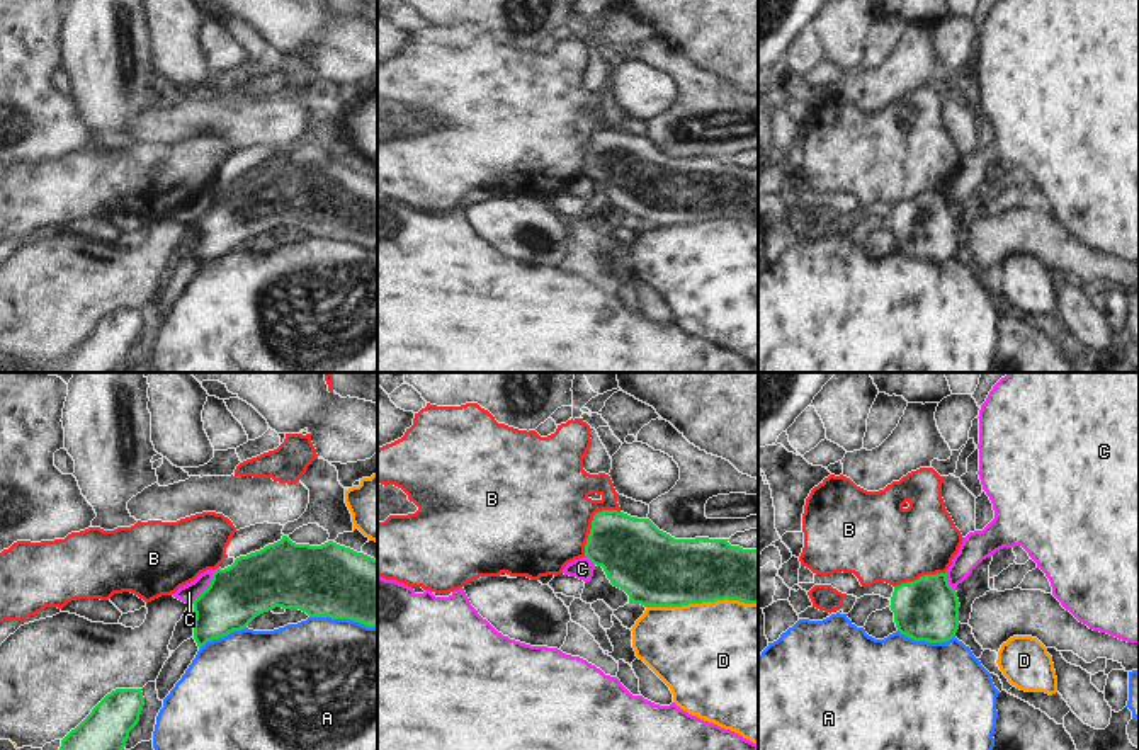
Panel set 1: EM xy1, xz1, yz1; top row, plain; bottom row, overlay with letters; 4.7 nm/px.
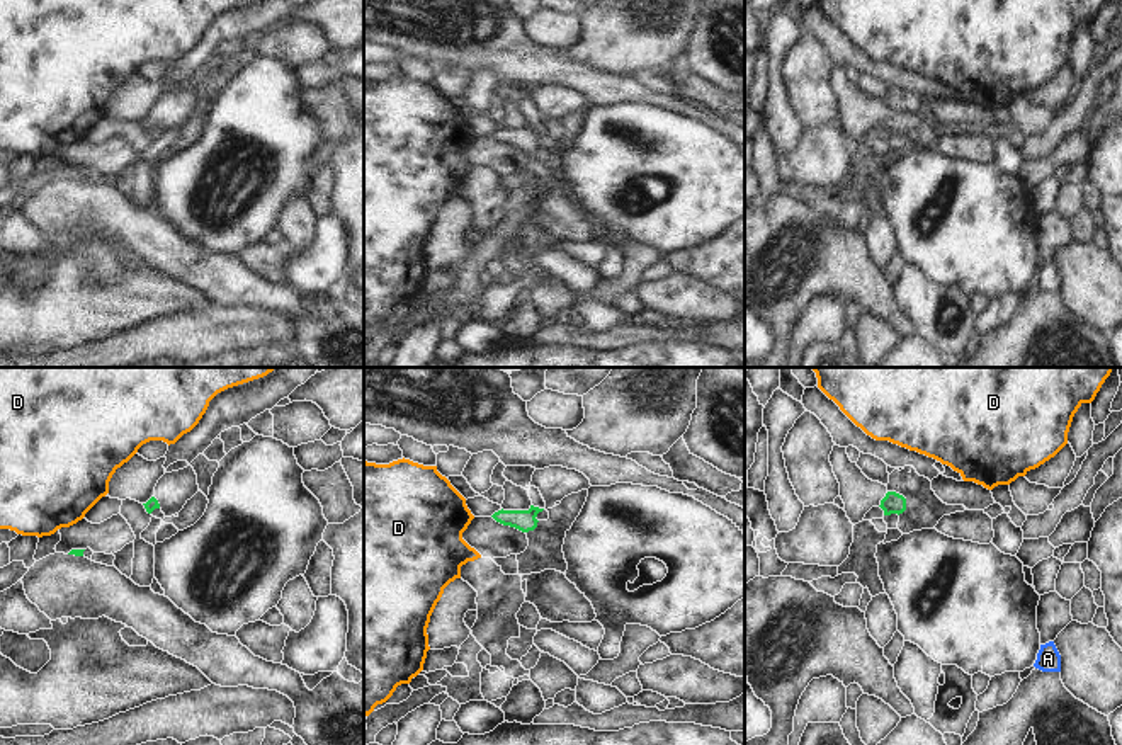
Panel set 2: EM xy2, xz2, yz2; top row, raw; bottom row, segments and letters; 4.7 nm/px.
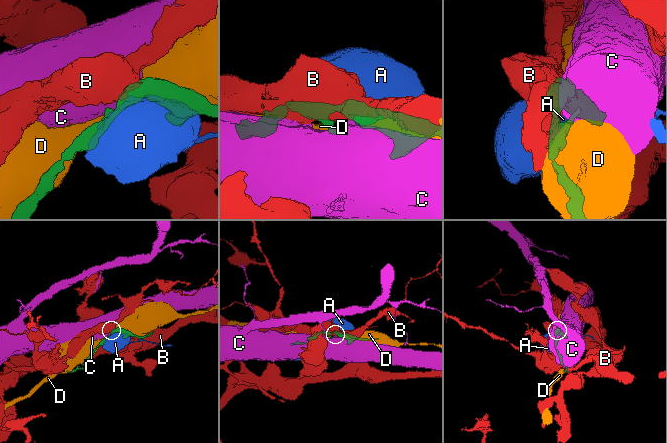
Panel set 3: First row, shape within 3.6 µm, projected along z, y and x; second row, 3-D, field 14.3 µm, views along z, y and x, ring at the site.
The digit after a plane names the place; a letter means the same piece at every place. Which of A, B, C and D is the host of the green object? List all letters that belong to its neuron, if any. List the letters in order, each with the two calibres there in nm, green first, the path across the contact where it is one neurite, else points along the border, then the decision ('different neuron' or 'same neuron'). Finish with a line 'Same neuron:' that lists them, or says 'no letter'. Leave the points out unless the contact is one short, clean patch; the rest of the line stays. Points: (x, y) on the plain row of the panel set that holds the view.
A: calibres 340 and 480 nm; different neuron
B: calibres 320 and 500 nm; different neuron
C: calibres 280 and 90 nm; border xy1 (216, 189), (209, 204), (192, 221); different neuron
D: calibres 340 and 500 nm; different neuron
Same neuron: no letter

